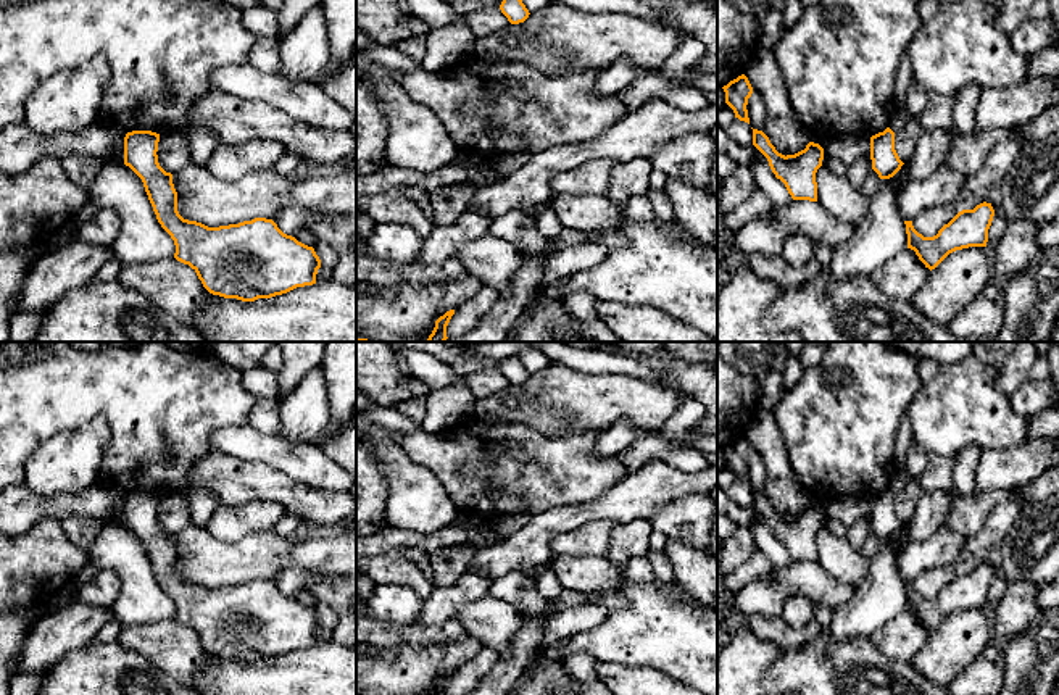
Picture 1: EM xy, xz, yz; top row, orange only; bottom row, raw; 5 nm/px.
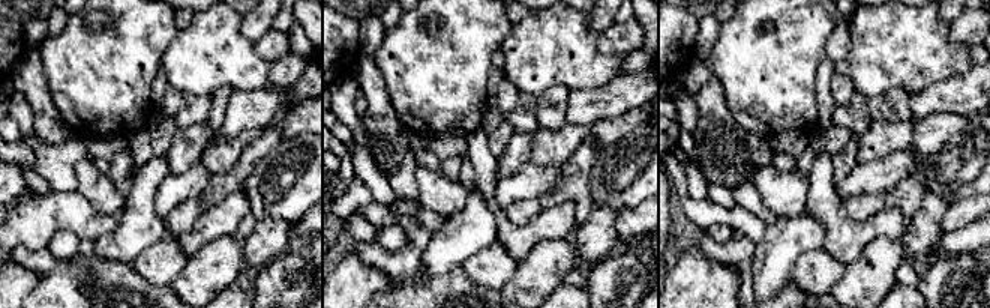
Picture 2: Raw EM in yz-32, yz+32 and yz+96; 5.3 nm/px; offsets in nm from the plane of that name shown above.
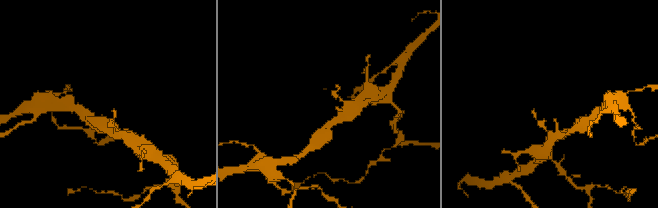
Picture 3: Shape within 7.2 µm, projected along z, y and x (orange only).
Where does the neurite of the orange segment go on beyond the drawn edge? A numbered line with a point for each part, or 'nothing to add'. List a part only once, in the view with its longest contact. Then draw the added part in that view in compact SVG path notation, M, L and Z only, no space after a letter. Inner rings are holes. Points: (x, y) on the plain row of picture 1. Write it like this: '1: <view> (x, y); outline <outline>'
nothing to add

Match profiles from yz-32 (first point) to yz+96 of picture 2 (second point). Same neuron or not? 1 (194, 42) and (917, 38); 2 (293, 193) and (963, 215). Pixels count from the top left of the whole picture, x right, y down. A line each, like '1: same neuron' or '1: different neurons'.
1: same neuron
2: different neurons

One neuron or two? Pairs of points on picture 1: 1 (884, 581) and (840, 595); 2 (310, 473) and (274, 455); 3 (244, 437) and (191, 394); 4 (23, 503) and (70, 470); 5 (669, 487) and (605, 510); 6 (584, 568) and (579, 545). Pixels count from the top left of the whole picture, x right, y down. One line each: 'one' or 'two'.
1: two
2: one
3: two
4: two
5: one
6: two

